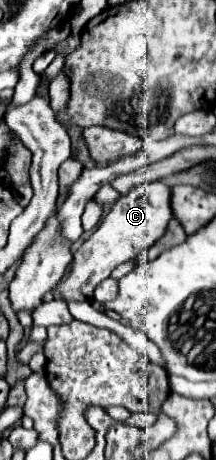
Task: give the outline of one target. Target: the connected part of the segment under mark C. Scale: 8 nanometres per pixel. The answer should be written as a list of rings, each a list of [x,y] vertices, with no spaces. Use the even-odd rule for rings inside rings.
[[[145,181],[139,187],[133,187],[127,195],[121,195],[111,211],[103,217],[97,231],[73,253],[67,277],[63,277],[57,287],[53,287],[53,297],[71,301],[93,301],[93,289],[109,277],[109,273],[125,263],[135,259],[135,255],[149,245],[153,245],[167,229],[171,213],[171,189],[163,181]]]

